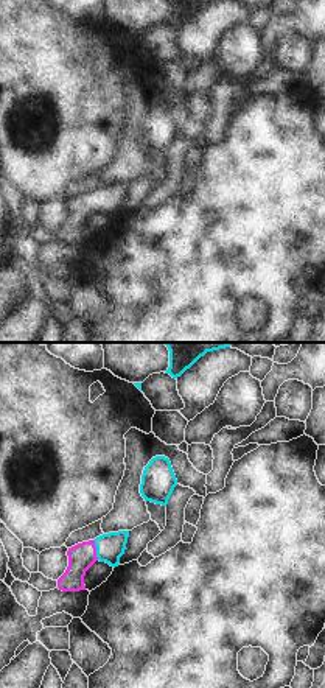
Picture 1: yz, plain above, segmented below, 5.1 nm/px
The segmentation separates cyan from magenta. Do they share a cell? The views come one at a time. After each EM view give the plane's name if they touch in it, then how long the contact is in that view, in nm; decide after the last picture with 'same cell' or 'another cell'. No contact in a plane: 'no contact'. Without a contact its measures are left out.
meets cyan in yz; contact 110 nm long

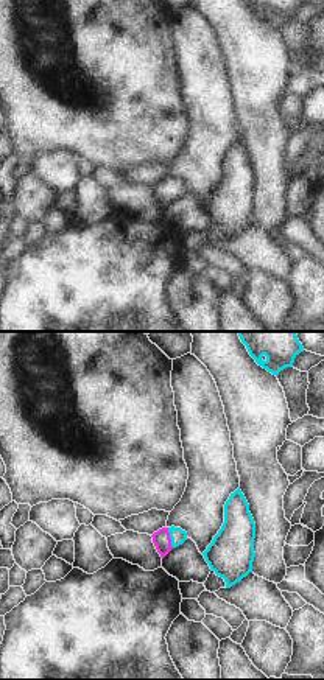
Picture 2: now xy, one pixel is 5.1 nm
meets cyan in xy; contact 110 nm long

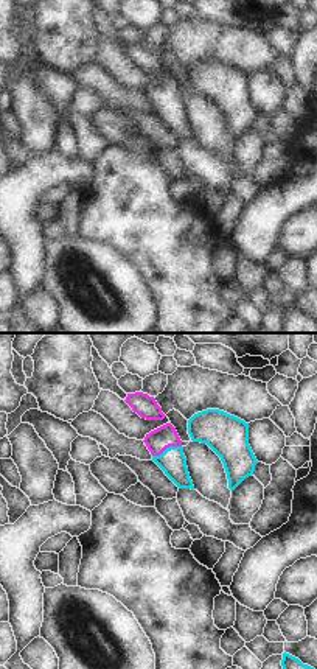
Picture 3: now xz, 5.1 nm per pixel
meets cyan in xz; contact 160 nm long

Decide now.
same cell

